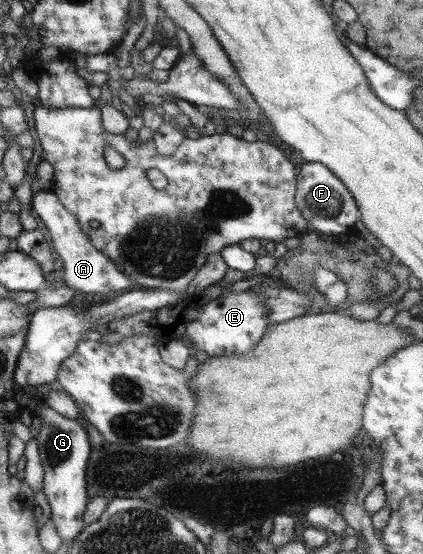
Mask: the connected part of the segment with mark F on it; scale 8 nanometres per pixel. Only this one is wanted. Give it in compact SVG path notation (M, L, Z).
M307 162L298 170L294 202L308 226L326 235L342 234L350 229L360 213L345 186L323 164Z

